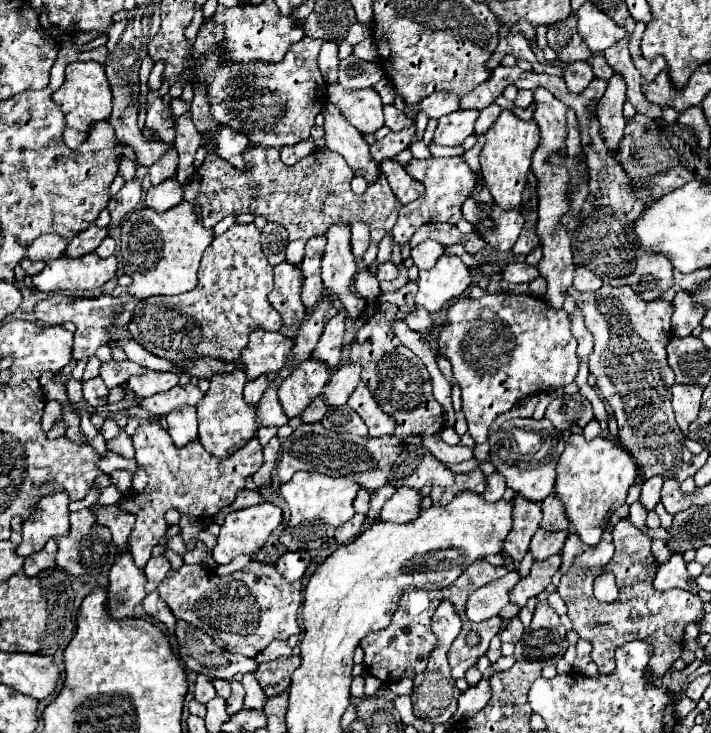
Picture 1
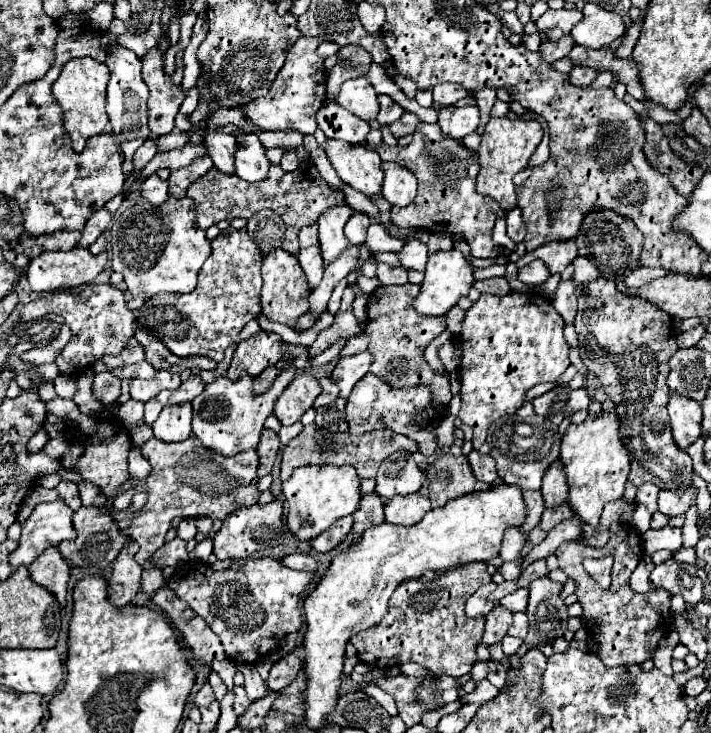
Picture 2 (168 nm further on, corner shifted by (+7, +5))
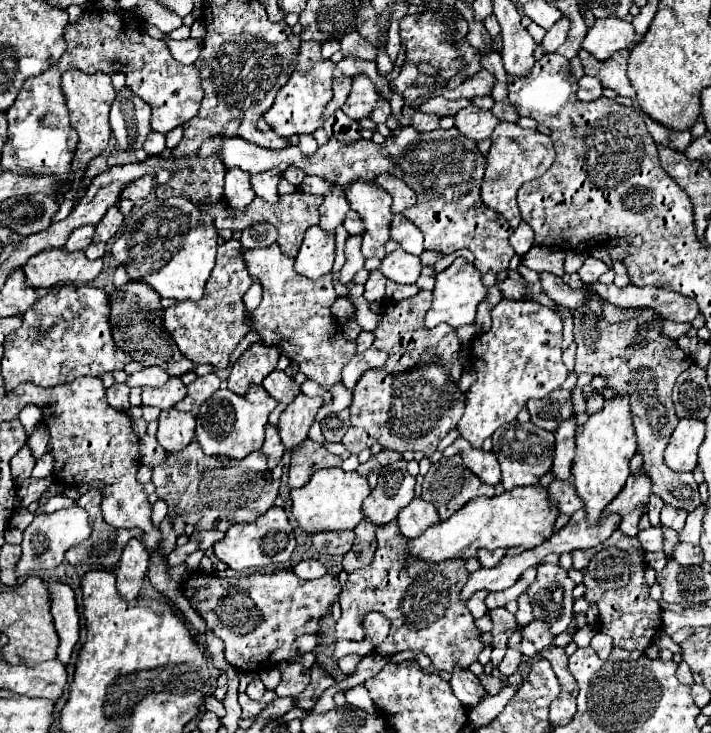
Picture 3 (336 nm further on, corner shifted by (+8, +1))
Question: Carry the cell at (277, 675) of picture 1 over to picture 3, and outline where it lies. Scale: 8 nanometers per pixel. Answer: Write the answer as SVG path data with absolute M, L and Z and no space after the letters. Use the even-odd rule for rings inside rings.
M290 663L282 671L282 681L276 689L278 697L290 697L290 695L300 695L306 685L310 683L310 669L306 669L302 663Z

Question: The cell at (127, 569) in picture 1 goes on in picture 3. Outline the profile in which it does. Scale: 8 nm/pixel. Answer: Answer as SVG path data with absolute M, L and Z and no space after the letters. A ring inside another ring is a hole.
M130 539L128 545L124 547L120 565L116 569L116 579L118 579L116 587L124 599L132 601L138 597L146 571L148 571L148 565L150 565L150 555L148 555L146 547L142 545L142 541Z

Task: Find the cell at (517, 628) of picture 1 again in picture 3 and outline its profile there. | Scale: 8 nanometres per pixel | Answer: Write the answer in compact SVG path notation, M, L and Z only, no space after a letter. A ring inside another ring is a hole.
M532 621L528 625L524 625L524 635L526 639L530 639L538 651L552 647L554 645L554 635L550 633L548 623L540 623L540 621Z

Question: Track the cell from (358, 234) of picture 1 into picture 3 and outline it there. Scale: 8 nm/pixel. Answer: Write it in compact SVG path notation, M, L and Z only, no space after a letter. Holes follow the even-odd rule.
M348 211L346 219L344 219L344 227L350 235L360 235L364 231L364 223L360 219L360 215L356 215L356 211Z

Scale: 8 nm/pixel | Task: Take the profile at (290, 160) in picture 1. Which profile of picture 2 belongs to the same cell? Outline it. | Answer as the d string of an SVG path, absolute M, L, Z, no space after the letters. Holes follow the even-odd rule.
M287 149L287 151L283 153L283 159L281 159L281 169L283 169L283 171L293 171L297 165L299 165L297 151L295 151L295 149Z

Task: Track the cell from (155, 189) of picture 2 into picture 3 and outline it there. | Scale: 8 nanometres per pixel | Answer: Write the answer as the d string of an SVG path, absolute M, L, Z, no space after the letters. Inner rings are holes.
M144 175L132 183L128 183L124 187L124 191L120 193L122 199L132 199L132 201L140 201L140 199L146 199L150 195L150 191L154 189L154 177L150 175Z

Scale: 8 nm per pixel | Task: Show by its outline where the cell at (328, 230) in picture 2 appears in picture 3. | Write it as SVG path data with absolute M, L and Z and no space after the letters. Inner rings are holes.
M334 185L330 193L324 195L324 203L320 205L320 227L324 231L334 231L338 225L342 225L344 215L350 211L348 199L344 195L342 185Z

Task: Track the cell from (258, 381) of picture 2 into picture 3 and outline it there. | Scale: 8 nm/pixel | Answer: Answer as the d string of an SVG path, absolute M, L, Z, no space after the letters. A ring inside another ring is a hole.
M272 371L262 381L262 385L280 403L290 403L300 393L300 385L292 377L288 377L284 371Z

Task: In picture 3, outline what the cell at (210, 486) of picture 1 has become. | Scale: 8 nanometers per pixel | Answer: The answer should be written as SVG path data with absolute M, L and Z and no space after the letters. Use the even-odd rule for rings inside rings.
M192 441L184 451L180 453L168 453L166 463L154 467L154 477L152 483L156 485L158 497L166 499L168 503L168 517L174 519L174 513L180 513L180 517L194 525L196 529L218 529L218 531L228 531L230 525L234 523L252 523L260 515L264 515L272 505L274 499L278 497L280 481L272 479L272 473L266 465L266 457L262 451L256 451L244 459L228 459L228 457L208 457L200 449L196 441Z

